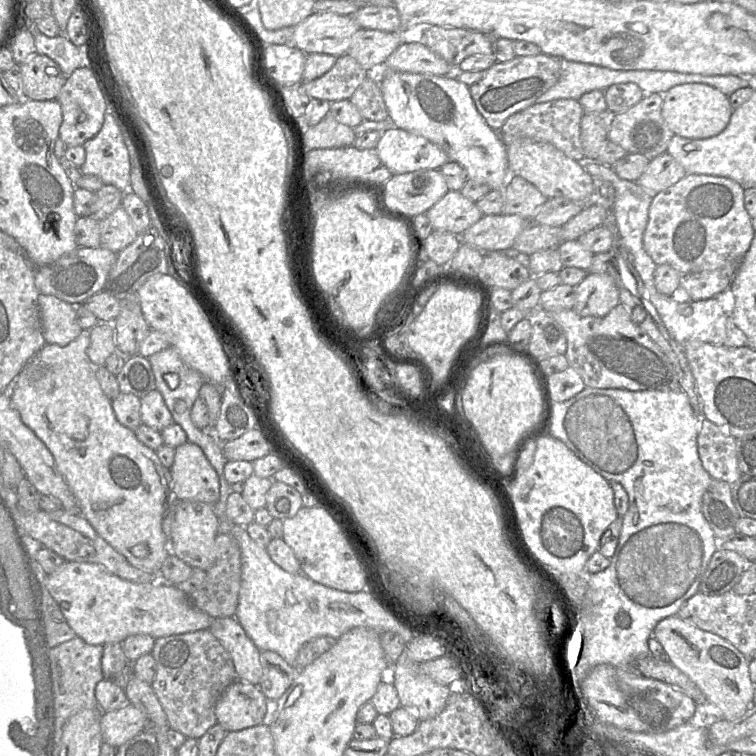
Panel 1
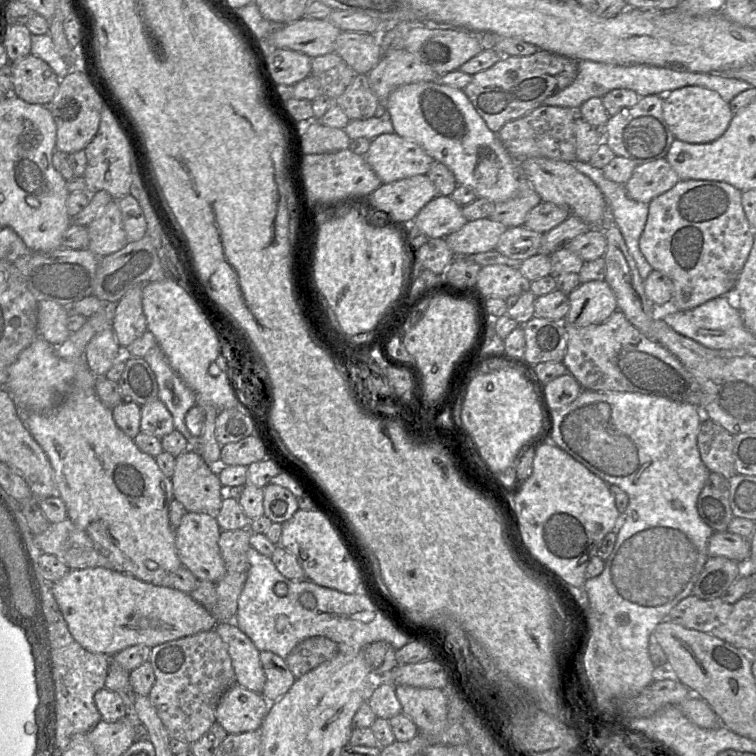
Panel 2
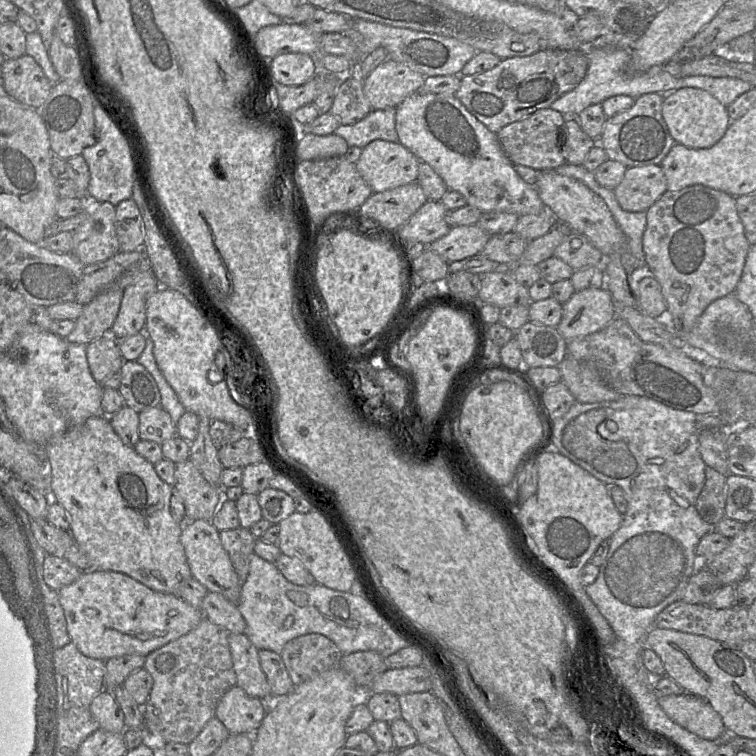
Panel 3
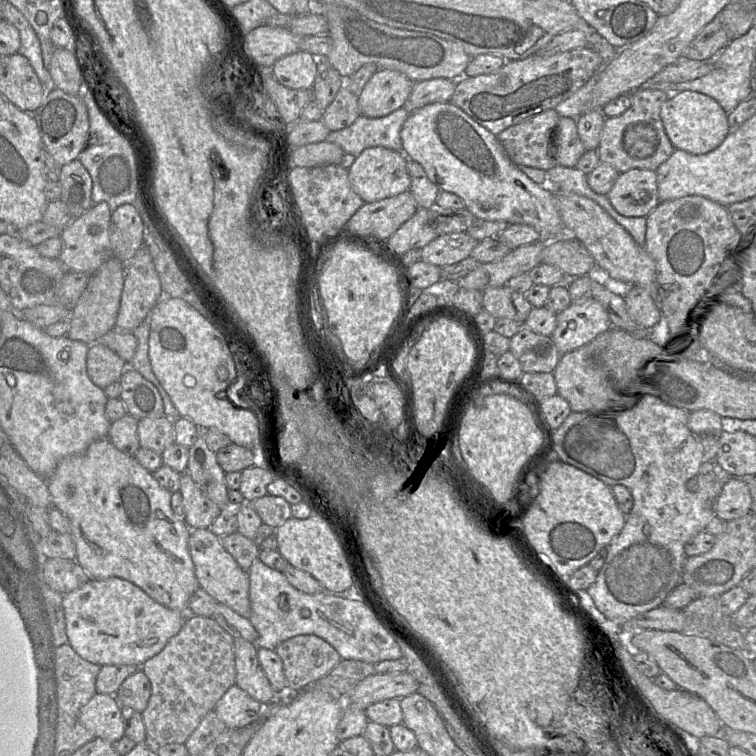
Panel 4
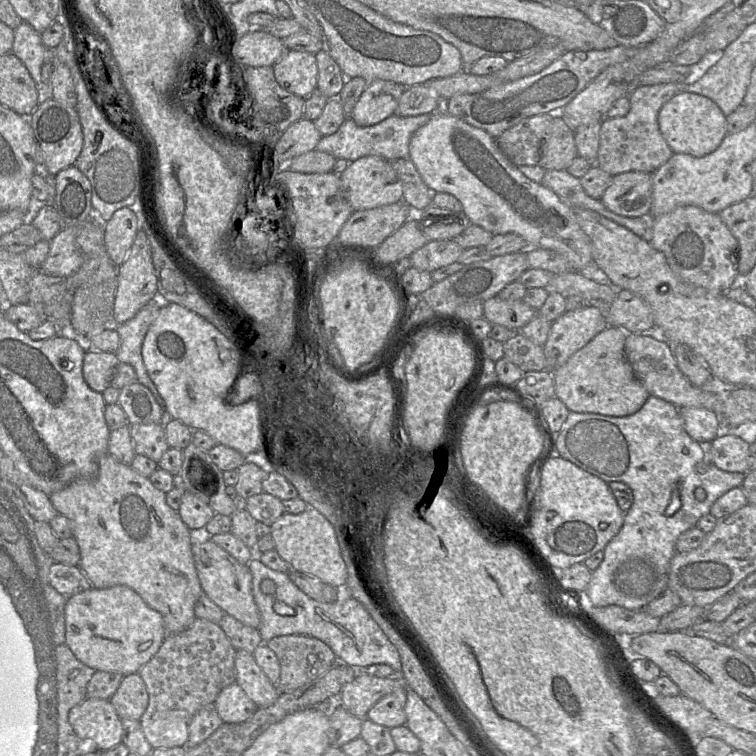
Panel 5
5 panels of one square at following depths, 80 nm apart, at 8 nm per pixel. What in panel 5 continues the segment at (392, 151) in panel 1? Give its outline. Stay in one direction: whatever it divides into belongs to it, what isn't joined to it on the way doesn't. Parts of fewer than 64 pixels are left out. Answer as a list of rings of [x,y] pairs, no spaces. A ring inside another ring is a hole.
[[[364,156],[349,163],[340,174],[343,196],[354,211],[368,210],[402,200],[403,186],[391,162],[377,156]]]

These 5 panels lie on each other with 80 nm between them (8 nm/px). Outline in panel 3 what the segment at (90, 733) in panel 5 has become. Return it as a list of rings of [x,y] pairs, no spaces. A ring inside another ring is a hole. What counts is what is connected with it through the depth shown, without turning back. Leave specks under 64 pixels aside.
[[[103,690],[91,702],[90,711],[99,728],[112,733],[124,733],[124,713],[112,692]]]

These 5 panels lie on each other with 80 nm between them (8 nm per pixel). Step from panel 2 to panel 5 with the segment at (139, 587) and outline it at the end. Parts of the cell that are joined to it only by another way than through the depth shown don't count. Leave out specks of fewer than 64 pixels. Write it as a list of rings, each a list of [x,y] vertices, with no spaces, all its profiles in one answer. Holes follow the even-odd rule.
[[[118,585],[90,588],[68,597],[65,607],[66,644],[78,660],[96,670],[124,676],[138,673],[160,649],[167,634],[162,616],[131,588]]]

